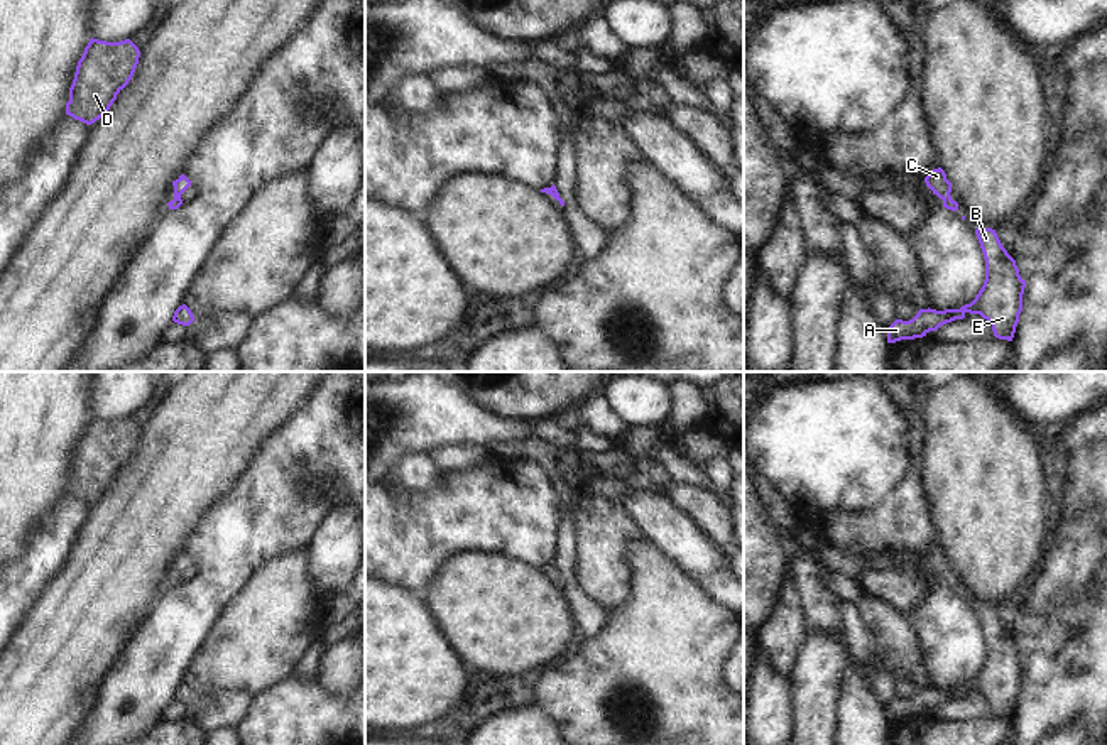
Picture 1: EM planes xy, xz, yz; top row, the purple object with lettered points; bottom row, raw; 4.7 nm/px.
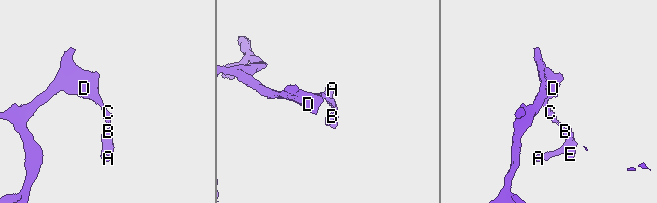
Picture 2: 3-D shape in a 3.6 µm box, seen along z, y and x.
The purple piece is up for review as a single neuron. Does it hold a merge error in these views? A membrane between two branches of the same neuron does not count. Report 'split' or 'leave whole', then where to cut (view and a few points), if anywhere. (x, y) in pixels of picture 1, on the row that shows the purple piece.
leave whole; no cut

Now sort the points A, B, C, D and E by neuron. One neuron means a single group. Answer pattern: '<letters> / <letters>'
A B C D E

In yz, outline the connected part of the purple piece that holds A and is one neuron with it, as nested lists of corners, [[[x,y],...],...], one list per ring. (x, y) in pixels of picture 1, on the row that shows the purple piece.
[[[977,228],[975,235],[985,258],[985,280],[975,299],[960,309],[928,307],[919,309],[909,321],[896,319],[886,329],[887,343],[923,338],[946,323],[963,319],[967,313],[987,319],[995,338],[1012,341],[1022,311],[1026,280],[1021,279],[1016,260],[1002,247],[995,230]]]

